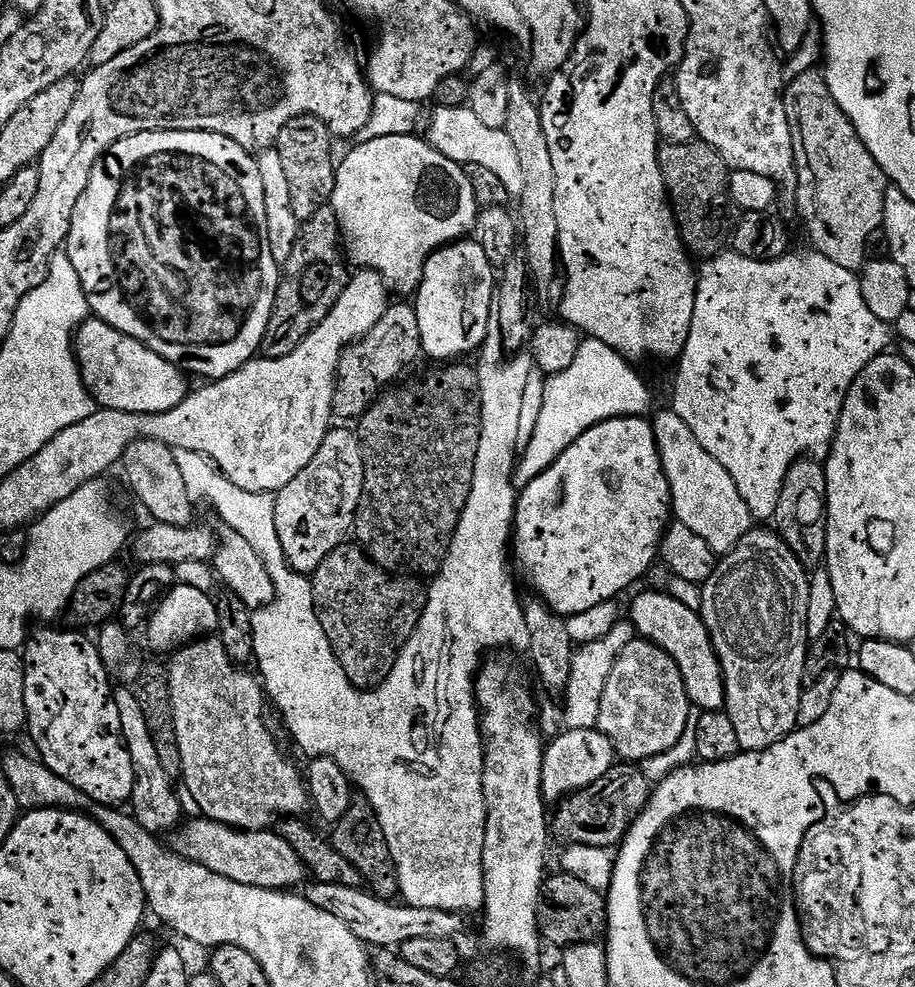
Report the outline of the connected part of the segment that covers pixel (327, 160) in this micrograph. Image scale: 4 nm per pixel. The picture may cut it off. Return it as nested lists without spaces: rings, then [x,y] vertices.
[[[299,116],[292,119],[279,132],[275,142],[285,175],[289,181],[290,204],[294,216],[301,223],[308,221],[318,212],[327,207],[331,201],[336,181],[335,159],[332,160],[332,143],[334,138],[326,125],[316,116]]]

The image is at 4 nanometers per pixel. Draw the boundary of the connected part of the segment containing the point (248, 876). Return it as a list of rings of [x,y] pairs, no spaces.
[[[203,818],[195,819],[188,825],[185,823],[177,827],[171,837],[173,840],[170,840],[171,847],[182,858],[190,862],[198,862],[206,866],[206,870],[214,870],[214,874],[222,874],[222,878],[242,882],[242,886],[296,890],[299,889],[296,887],[300,883],[301,885],[305,883],[306,869],[302,858],[294,852],[291,844],[286,842],[286,838],[280,836],[276,830],[242,832],[222,822]]]

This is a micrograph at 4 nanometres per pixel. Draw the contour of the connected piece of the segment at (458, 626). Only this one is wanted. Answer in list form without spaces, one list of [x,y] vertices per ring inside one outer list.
[[[494,318],[488,327],[484,347],[478,353],[482,434],[478,442],[478,458],[474,462],[470,498],[460,516],[444,565],[428,588],[428,605],[420,615],[418,626],[388,677],[371,690],[352,687],[352,679],[342,670],[338,658],[332,653],[326,630],[322,630],[322,622],[318,622],[311,579],[303,572],[294,571],[286,562],[286,554],[282,554],[282,542],[278,542],[278,526],[274,522],[277,497],[270,492],[242,490],[242,486],[234,486],[234,482],[230,482],[230,478],[226,478],[201,452],[175,449],[186,490],[193,501],[208,500],[209,506],[220,515],[221,525],[242,534],[242,538],[254,546],[258,558],[262,558],[266,574],[270,574],[272,599],[252,613],[254,660],[257,665],[260,663],[258,676],[265,693],[273,705],[280,704],[280,716],[288,720],[288,732],[293,742],[305,752],[305,757],[334,758],[353,785],[364,791],[363,799],[378,814],[382,834],[386,834],[386,842],[398,870],[403,903],[461,914],[484,907],[482,850],[486,842],[486,798],[482,790],[482,774],[485,739],[480,731],[474,681],[487,648],[508,650],[513,644],[524,650],[530,642],[522,596],[516,593],[516,584],[508,569],[510,556],[504,551],[507,548],[509,551],[516,518],[518,489],[514,483],[514,465],[518,460],[518,449],[530,446],[530,438],[534,438],[546,377],[539,370],[532,370],[528,376],[530,360],[527,355],[513,355],[516,356],[513,360],[504,360],[504,355],[504,339]]]

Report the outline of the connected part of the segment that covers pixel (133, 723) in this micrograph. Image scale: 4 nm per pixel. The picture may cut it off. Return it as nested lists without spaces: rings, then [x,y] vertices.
[[[117,687],[114,692],[118,706],[118,718],[122,718],[122,734],[134,762],[134,790],[130,801],[131,815],[146,829],[157,834],[171,833],[181,823],[180,800],[176,797],[174,782],[162,770],[162,761],[158,759],[158,750],[154,750],[154,738],[150,738],[150,726],[146,726],[146,714],[138,706],[138,698],[131,687]]]

